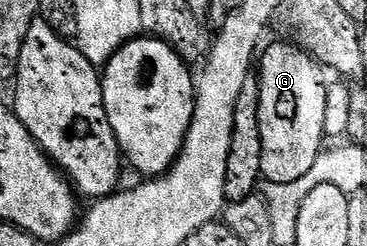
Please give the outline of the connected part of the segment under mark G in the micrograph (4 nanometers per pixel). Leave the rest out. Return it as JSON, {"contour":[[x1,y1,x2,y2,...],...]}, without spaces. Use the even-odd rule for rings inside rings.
{"contour":[[273,43,260,53,260,60,256,65,258,71,258,86,256,92,259,95,259,143,261,152,258,155,260,173,267,182,276,184,292,183,300,179,310,167,310,162,316,153,316,145,312,141,312,122,310,118,314,114,314,97,317,96,316,84,320,81,315,62,295,47,285,43]]}

